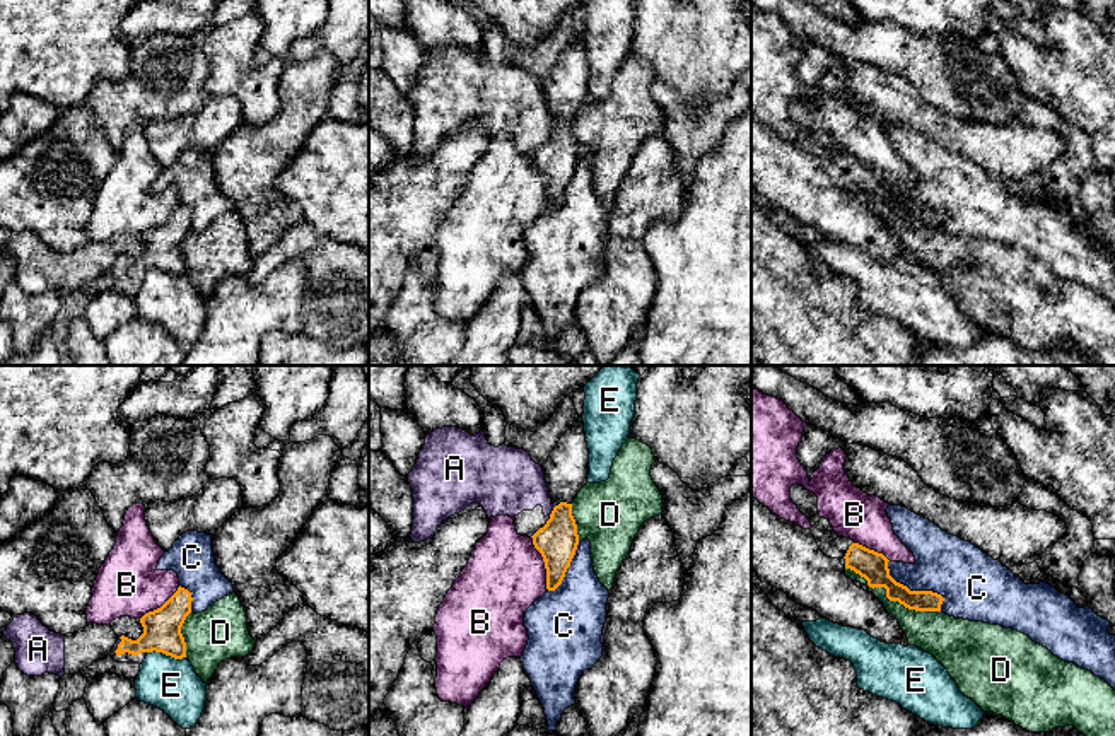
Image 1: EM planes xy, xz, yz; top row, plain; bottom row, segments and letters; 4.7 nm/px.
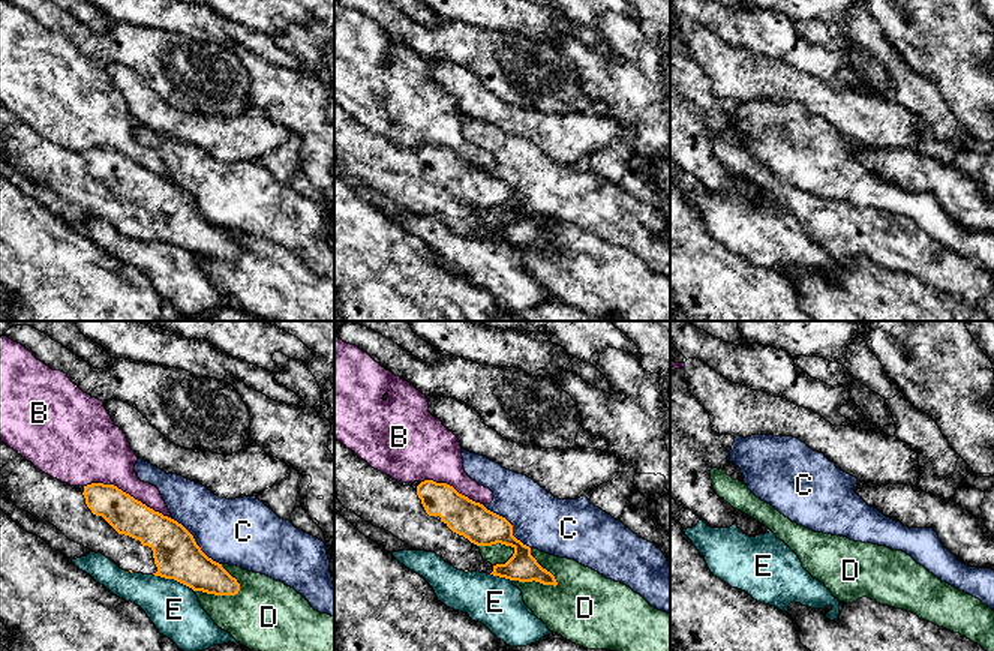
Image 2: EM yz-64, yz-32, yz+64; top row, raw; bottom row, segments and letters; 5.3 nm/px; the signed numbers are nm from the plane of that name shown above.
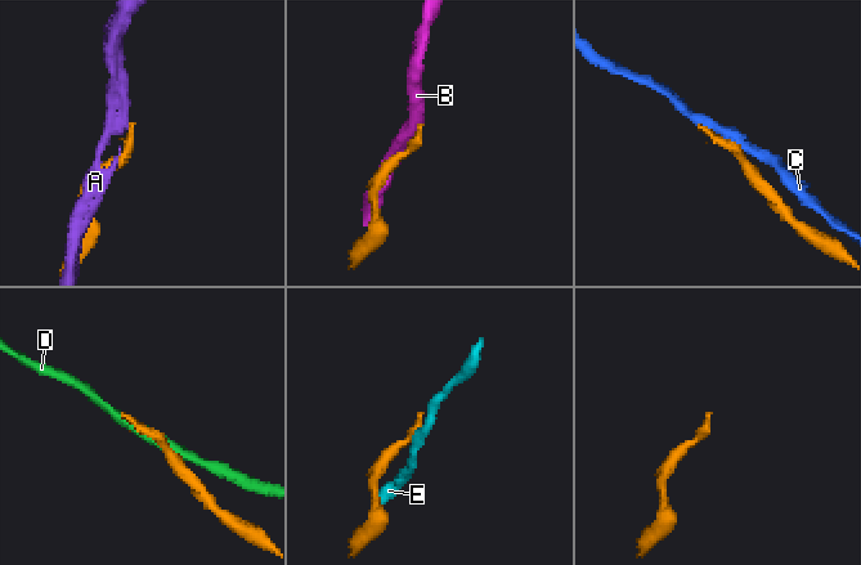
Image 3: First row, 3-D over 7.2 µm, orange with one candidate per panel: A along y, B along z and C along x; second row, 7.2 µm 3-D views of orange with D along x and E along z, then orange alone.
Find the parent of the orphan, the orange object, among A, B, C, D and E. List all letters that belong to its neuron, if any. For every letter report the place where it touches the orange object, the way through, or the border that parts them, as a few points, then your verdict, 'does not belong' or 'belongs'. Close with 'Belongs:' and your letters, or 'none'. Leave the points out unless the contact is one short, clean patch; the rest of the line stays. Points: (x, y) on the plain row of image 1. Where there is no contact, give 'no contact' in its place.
A: meets orange in xz at (552, 128); does not belong
B: meets orange in xz at (545, 181); does not belong
C: meets orange in yz at (917, 209); does not belong
D: meets orange in yz at (904, 222); does not belong
E: meets orange in xy at (166, 272); does not belong
Belongs: none

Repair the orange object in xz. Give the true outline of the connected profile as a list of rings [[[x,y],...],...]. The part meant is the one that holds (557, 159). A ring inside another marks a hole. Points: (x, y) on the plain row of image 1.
[[[582,34],[560,55],[543,80],[543,89],[553,128],[546,142],[531,155],[545,179],[546,207],[555,208],[562,202],[579,162],[572,120],[587,101],[589,92],[589,67]]]

